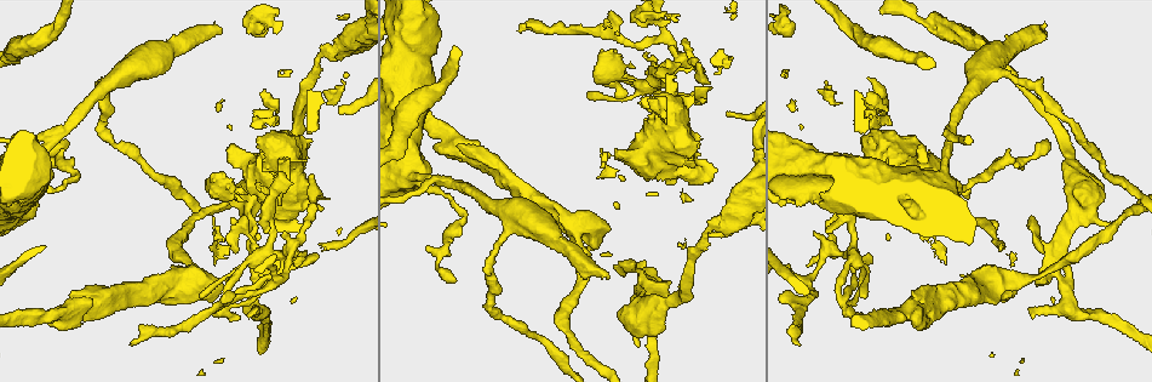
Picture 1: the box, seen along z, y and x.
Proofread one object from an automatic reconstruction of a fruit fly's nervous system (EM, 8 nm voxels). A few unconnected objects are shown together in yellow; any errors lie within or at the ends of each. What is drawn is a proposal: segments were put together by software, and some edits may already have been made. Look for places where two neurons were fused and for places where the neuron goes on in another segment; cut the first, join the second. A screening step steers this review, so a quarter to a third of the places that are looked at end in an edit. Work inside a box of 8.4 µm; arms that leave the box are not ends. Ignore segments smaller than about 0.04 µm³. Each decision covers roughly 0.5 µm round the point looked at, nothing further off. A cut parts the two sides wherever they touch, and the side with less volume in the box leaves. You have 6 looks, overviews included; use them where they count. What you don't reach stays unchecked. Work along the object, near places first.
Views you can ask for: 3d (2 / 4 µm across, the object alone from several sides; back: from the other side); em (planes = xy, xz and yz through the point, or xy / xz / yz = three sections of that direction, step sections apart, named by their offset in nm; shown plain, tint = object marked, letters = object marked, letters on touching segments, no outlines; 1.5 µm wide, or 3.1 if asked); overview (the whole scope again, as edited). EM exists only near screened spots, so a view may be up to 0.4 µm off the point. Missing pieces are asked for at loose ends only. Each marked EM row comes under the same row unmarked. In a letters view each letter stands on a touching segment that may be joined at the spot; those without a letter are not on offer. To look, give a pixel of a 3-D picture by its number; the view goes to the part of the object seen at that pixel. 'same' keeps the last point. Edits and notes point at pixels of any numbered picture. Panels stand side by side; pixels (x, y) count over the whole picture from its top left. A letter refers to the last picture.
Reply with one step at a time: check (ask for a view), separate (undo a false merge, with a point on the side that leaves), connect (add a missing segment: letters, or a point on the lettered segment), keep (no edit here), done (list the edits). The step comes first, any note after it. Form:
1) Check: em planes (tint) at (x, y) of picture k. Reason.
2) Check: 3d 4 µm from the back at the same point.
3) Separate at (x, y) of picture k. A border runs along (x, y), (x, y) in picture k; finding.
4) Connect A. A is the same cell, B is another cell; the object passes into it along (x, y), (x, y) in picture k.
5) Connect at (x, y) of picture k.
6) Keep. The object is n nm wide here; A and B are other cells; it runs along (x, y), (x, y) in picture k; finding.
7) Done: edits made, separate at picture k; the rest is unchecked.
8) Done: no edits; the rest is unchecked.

Check: em xz step 8 (tint) at (798, 345) of picture 1. An open end.

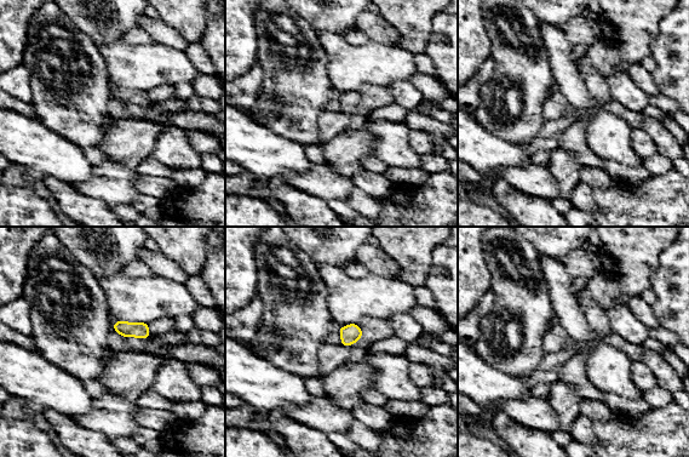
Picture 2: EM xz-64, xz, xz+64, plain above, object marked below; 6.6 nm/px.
Check: em planes (letters) at the same point.

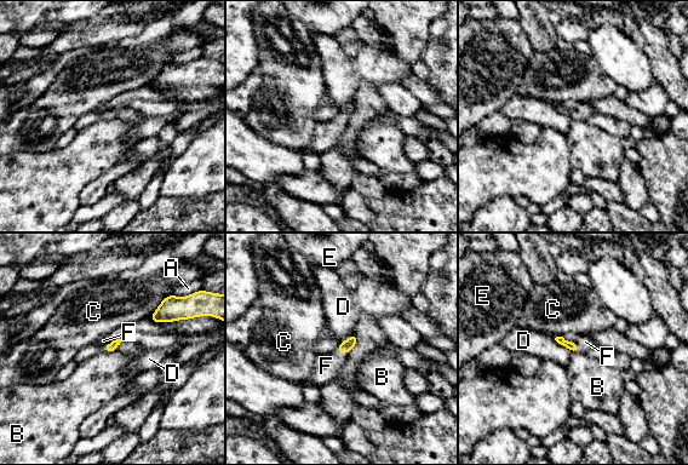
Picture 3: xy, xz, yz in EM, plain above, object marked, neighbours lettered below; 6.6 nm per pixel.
Connect F. F is the same cell, A, B, C, D and E are other cells; the object passes into it along (344, 346), (342, 352), (326, 366) in picture 3; the neuron continues.

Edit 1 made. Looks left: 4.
Check: em planes (letters) at (640, 336) of picture 1. Free end.

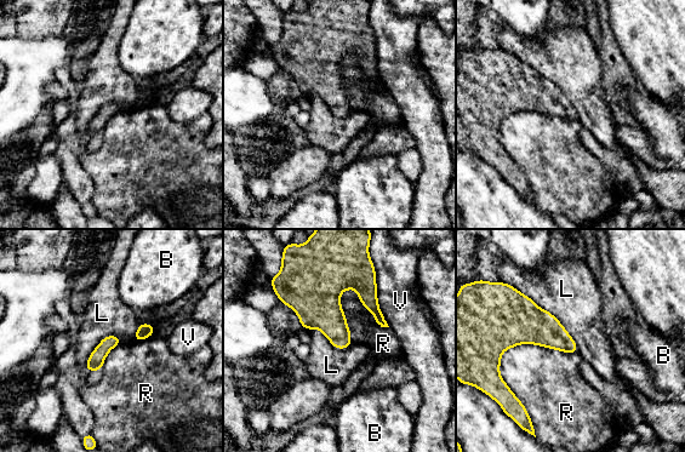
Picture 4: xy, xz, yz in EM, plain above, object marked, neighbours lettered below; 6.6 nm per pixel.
Keep. B, L, R and V are other cells; no lettered segment goes on from it.

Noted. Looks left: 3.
Check: em planes (tint) at (580, 282) of picture 1. Calibre changes.

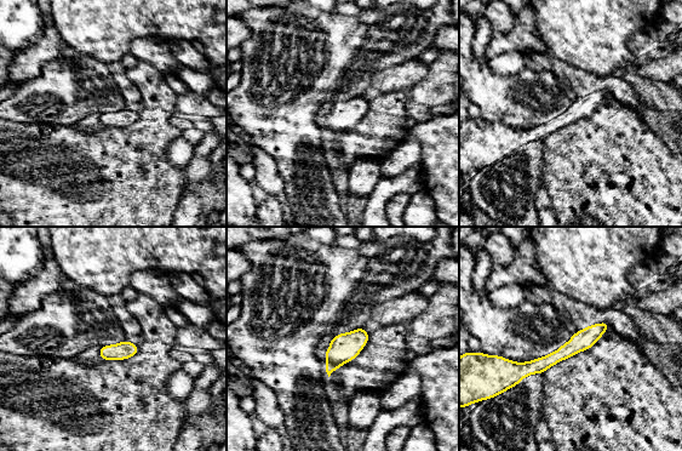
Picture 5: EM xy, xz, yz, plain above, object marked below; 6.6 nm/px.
Check: em planes (letters) at the same point. What lies round it.

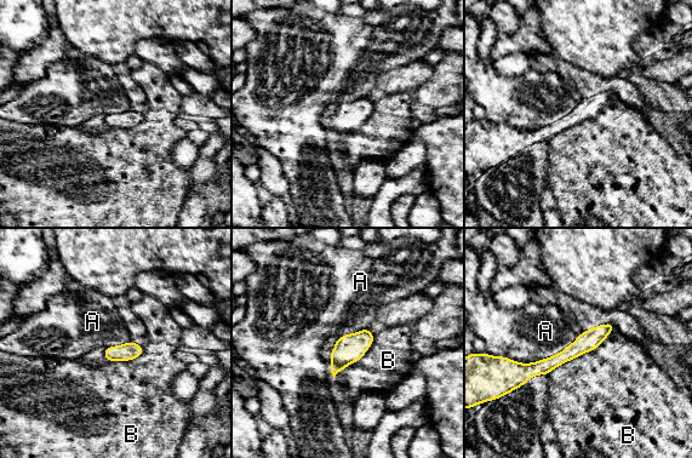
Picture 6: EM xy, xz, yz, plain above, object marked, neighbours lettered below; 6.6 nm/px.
Keep. The object is 120 nm wide here; A and B are other cells; it runs along (610, 326), (545, 366), (510, 362) in picture 6; all the same neuron.

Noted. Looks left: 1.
Done: edits made, connect at picture 3; the rest is unchecked.

